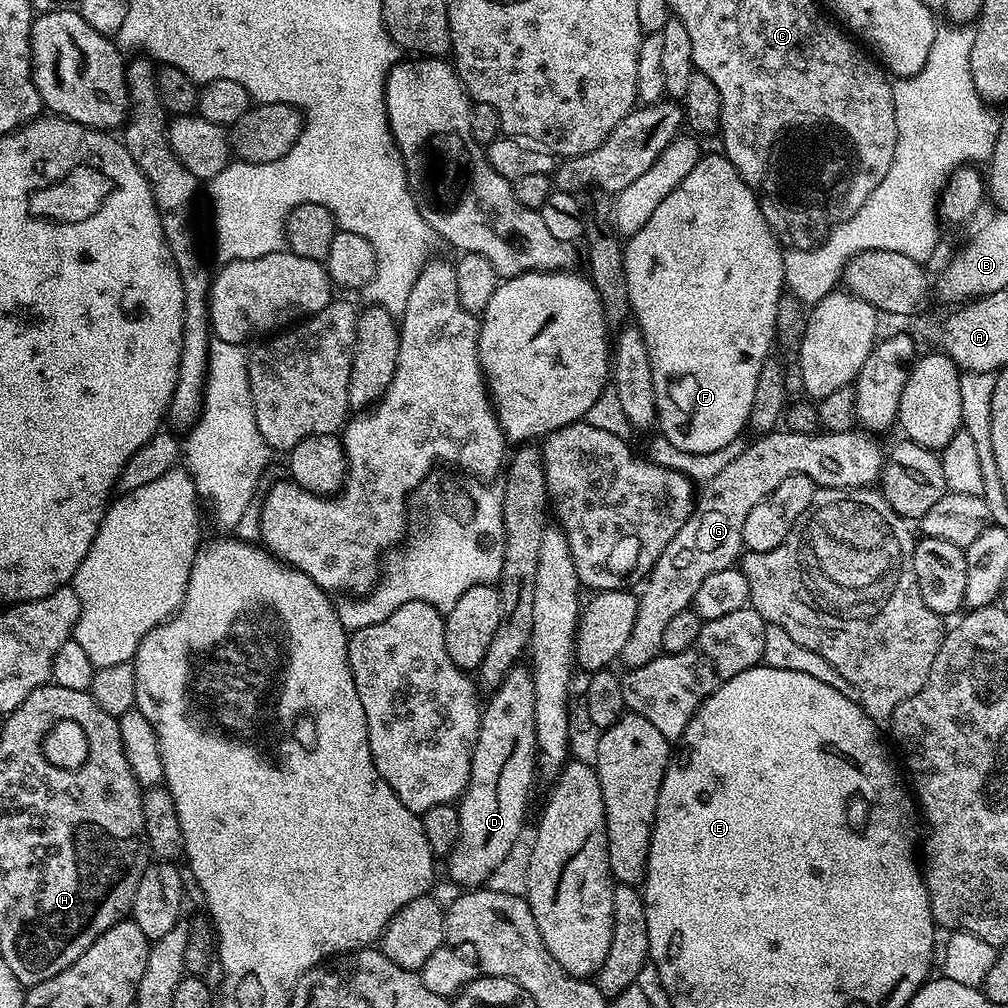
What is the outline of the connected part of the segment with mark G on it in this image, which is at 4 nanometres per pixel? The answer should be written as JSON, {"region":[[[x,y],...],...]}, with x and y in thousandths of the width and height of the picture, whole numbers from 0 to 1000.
{"region":[[[817,427],[813,431],[774,428],[751,432],[743,444],[735,443],[728,458],[720,458],[720,463],[701,476],[695,488],[693,485],[681,522],[665,534],[661,546],[655,548],[655,553],[634,584],[633,613],[629,613],[625,633],[621,633],[621,641],[617,641],[614,653],[620,664],[636,663],[657,650],[661,620],[667,616],[669,609],[673,609],[673,605],[685,602],[688,589],[692,589],[692,581],[696,581],[704,569],[727,563],[735,555],[738,544],[736,522],[740,522],[740,513],[748,502],[772,486],[780,474],[796,470],[802,472],[811,484],[859,484],[873,475],[879,448],[876,443],[873,445],[869,438],[872,436],[860,428]]]}

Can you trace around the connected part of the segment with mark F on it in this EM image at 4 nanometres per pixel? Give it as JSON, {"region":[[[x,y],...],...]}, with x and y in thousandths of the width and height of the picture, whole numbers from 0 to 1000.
{"region":[[[695,154],[694,159],[677,177],[677,181],[645,212],[637,228],[626,231],[619,242],[619,279],[623,285],[623,305],[626,316],[635,330],[639,332],[641,347],[645,353],[645,367],[649,371],[649,391],[651,392],[651,415],[654,428],[673,446],[681,446],[691,452],[716,446],[721,440],[729,440],[735,435],[734,428],[739,428],[744,415],[744,403],[748,403],[748,387],[752,387],[752,371],[759,357],[763,356],[766,336],[770,333],[770,313],[774,310],[774,290],[779,289],[778,255],[776,243],[764,228],[760,216],[754,207],[754,200],[746,188],[740,185],[738,178],[728,169],[721,155]]]}

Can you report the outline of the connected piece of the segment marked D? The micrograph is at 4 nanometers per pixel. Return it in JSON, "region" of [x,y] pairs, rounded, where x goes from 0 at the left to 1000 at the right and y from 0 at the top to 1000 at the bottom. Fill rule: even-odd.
{"region":[[[513,661],[502,669],[497,679],[491,680],[489,688],[476,707],[476,727],[468,749],[468,767],[464,783],[454,795],[456,803],[456,830],[442,850],[443,868],[464,883],[483,878],[496,861],[496,856],[508,845],[516,824],[520,821],[520,809],[524,806],[524,789],[528,786],[528,769],[534,766],[532,725],[530,724],[530,677],[527,666]]]}

